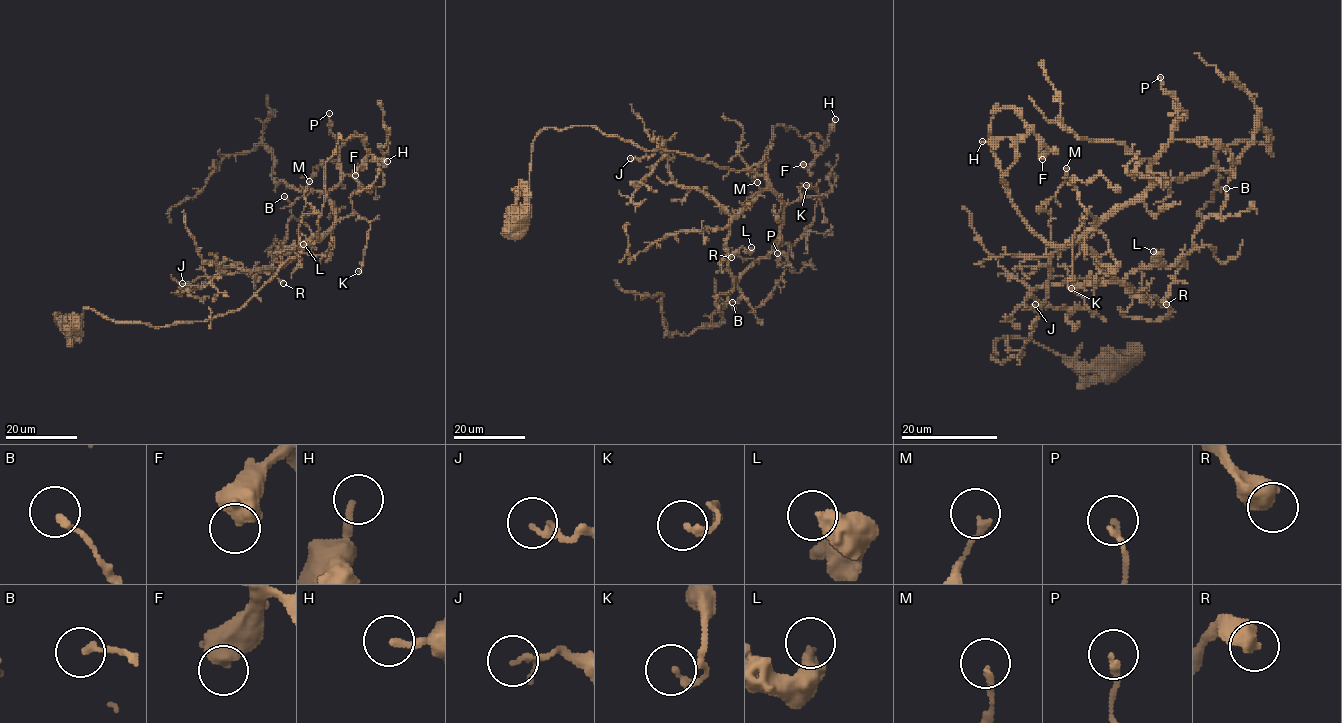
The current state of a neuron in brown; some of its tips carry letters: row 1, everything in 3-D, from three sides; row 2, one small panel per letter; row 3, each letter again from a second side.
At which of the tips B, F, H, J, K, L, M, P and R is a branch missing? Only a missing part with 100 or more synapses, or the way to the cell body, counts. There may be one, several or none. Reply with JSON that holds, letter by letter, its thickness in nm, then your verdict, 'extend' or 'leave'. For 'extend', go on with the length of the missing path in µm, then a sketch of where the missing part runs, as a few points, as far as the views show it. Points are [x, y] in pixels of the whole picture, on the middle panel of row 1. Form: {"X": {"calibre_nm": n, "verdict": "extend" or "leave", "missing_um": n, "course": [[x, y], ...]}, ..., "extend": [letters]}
{"B": {"calibre_nm": 190, "verdict": "leave"}, "F": {"calibre_nm": 650, "verdict": "leave"}, "H": {"calibre_nm": 220, "verdict": "leave"}, "J": {"calibre_nm": 140, "verdict": "leave"}, "K": {"calibre_nm": 190, "verdict": "leave"}, "L": {"calibre_nm": 460, "verdict": "leave"}, "M": {"calibre_nm": 170, "verdict": "leave"}, "P": {"calibre_nm": 180, "verdict": "leave"}, "R": {"calibre_nm": 600, "verdict": "leave"}, "extend": []}

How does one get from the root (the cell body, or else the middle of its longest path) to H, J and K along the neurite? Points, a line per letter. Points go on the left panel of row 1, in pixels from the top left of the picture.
H: (72, 332), (84, 308), (154, 327), (239, 310), (317, 239), (325, 163), (338, 136), (362, 136), (387, 161)
J: (72, 332), (84, 308), (154, 327), (237, 311), (318, 236), (284, 265), (226, 267), (205, 287), (182, 283)
K: (72, 332), (84, 308), (154, 327), (237, 311), (289, 259), (355, 214), (371, 227), (358, 271)

